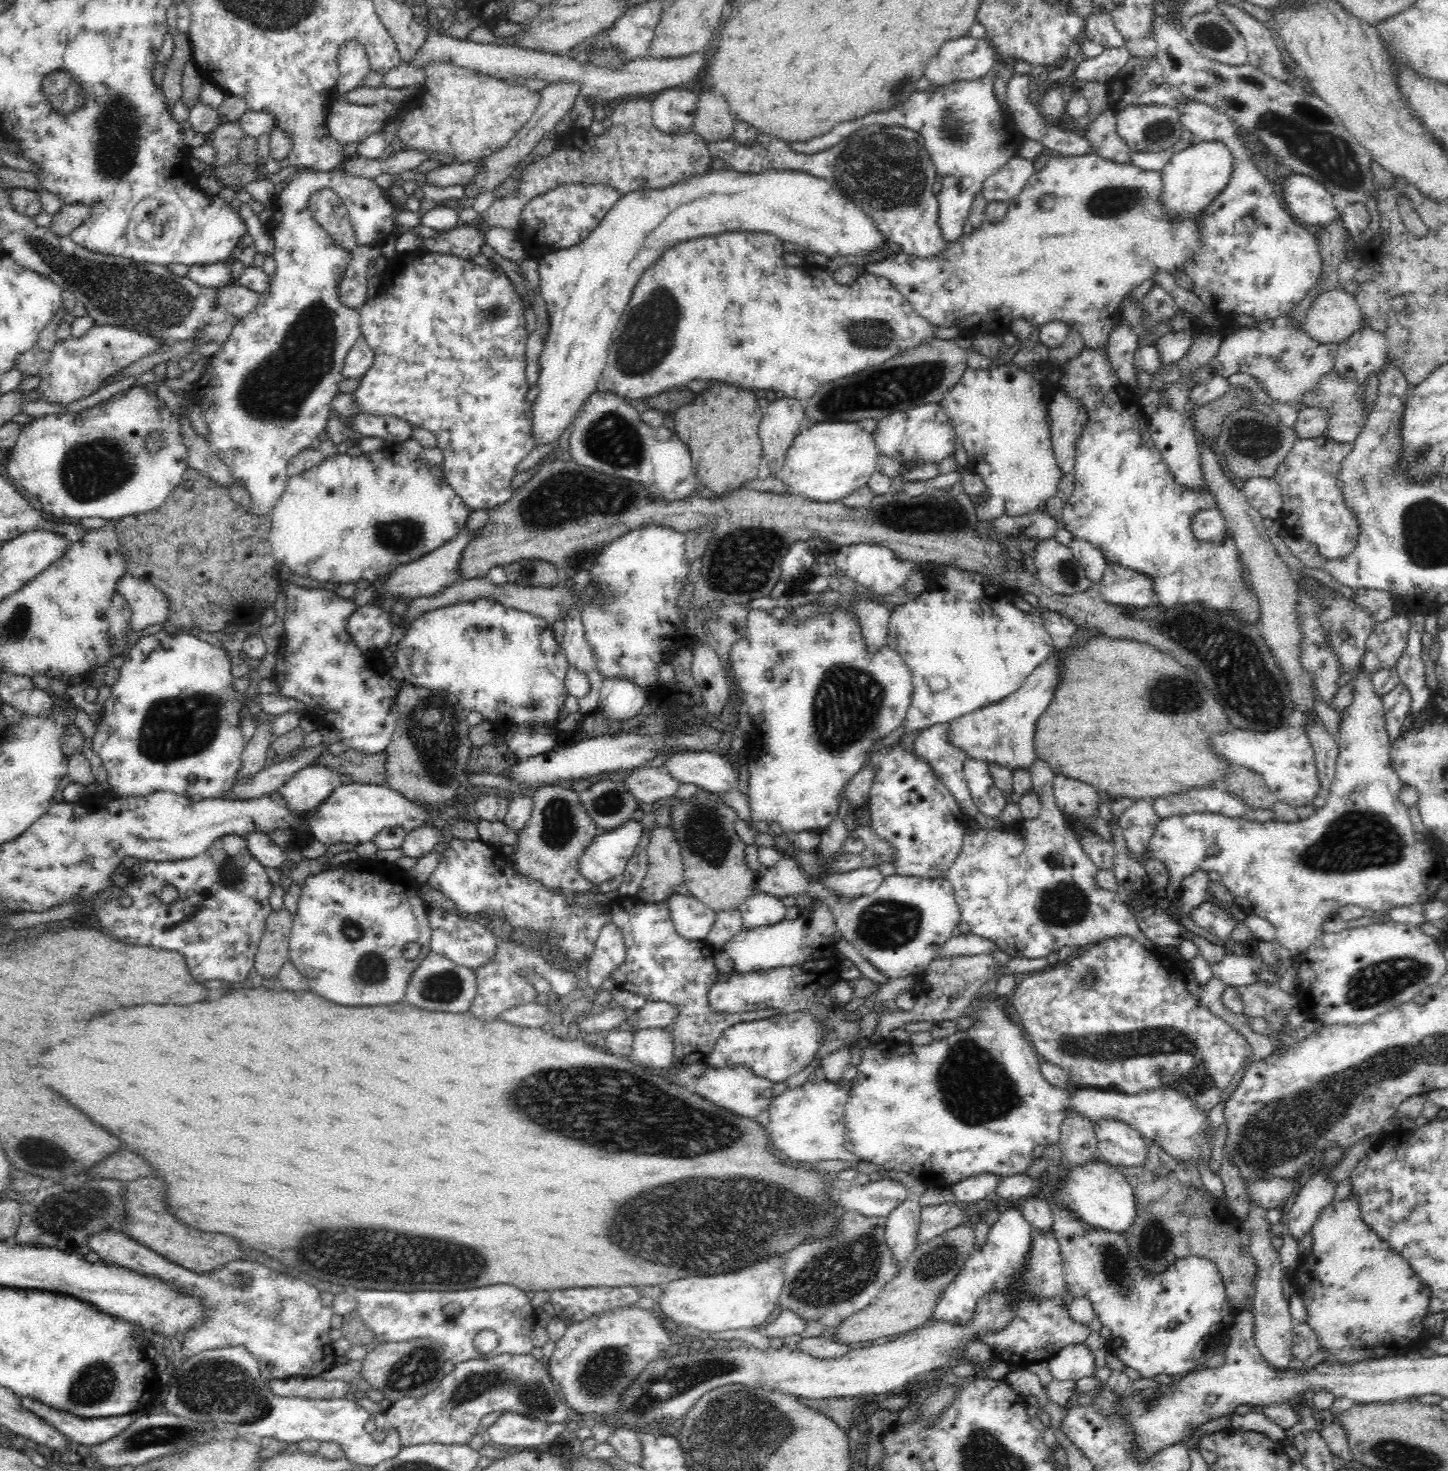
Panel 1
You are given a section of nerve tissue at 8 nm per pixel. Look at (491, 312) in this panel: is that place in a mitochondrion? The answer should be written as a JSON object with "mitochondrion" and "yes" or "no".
{"mitochondrion":"yes"}

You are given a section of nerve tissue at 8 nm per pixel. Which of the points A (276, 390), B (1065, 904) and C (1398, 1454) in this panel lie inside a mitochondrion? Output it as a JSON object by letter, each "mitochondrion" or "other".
{"A":"mitochondrion","B":"mitochondrion","C":"mitochondrion"}

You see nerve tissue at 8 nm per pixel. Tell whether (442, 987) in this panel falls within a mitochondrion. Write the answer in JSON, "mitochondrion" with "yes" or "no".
{"mitochondrion":"yes"}

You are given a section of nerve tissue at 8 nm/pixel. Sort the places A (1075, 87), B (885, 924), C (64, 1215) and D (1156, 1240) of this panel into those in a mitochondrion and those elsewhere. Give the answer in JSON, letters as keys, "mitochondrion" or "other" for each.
{"A":"other","B":"mitochondrion","C":"mitochondrion","D":"mitochondrion"}

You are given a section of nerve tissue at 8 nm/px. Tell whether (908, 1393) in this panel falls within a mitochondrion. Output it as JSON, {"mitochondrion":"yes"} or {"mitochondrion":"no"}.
{"mitochondrion":"no"}

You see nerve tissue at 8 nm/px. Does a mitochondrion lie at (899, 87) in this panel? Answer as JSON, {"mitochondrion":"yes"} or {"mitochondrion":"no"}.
{"mitochondrion":"yes"}

